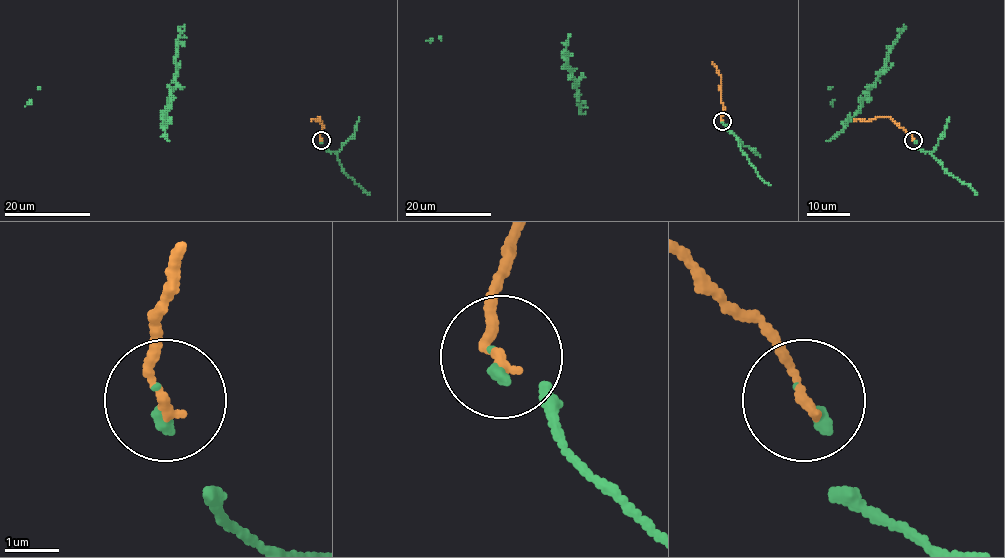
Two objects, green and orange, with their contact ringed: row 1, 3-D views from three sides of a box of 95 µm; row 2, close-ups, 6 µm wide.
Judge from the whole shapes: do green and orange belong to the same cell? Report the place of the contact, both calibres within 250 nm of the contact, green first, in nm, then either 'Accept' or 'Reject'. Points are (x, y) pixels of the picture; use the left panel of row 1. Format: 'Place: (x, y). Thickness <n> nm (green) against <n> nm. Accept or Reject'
Place: (321, 140). Thickness 190 nm (green) against 180 nm. Accept

